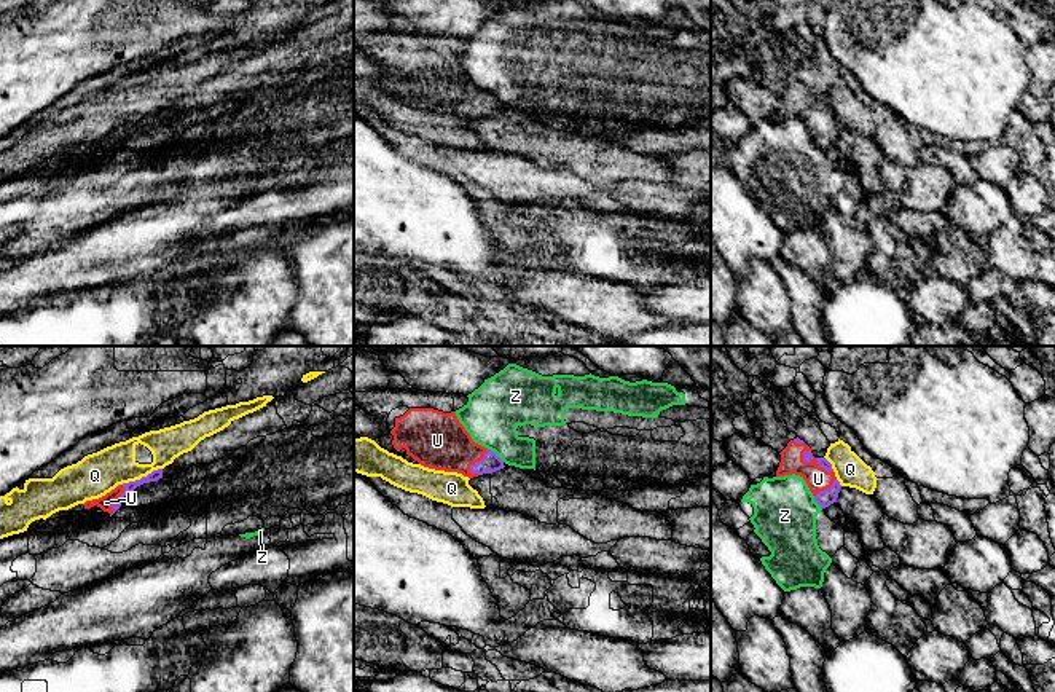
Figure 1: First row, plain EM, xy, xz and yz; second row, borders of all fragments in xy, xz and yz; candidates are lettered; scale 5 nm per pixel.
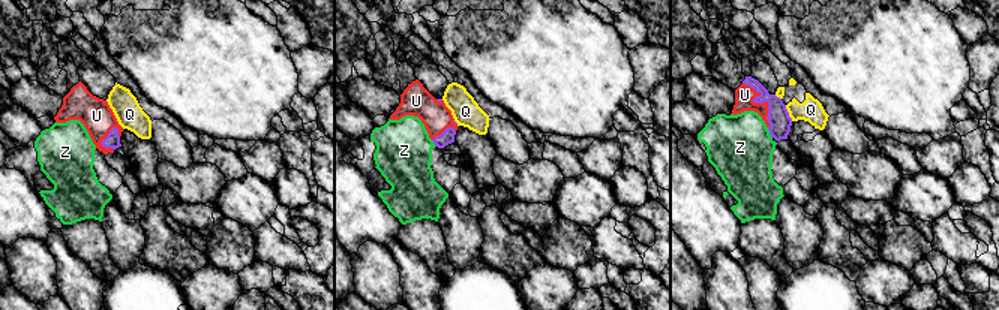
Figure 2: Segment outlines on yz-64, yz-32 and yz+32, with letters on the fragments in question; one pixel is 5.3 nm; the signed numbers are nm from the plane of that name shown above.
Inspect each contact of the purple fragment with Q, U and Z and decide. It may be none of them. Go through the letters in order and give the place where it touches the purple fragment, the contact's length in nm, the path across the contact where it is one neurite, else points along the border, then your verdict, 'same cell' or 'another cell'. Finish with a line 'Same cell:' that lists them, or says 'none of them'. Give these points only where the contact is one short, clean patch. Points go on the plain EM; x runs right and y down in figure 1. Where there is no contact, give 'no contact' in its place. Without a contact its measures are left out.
Q: xy (142, 120) | 220 nm | along xy (161, 110), (121, 126) | another cell
U: xz (475, 106) | 150 nm | same cell
Z: xz (494, 96) | 110 nm | along xz (488, 91), (504, 104) | another cell
Same cell: U

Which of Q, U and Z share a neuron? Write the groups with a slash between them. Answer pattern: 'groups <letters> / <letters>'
groups Q / U / Z

